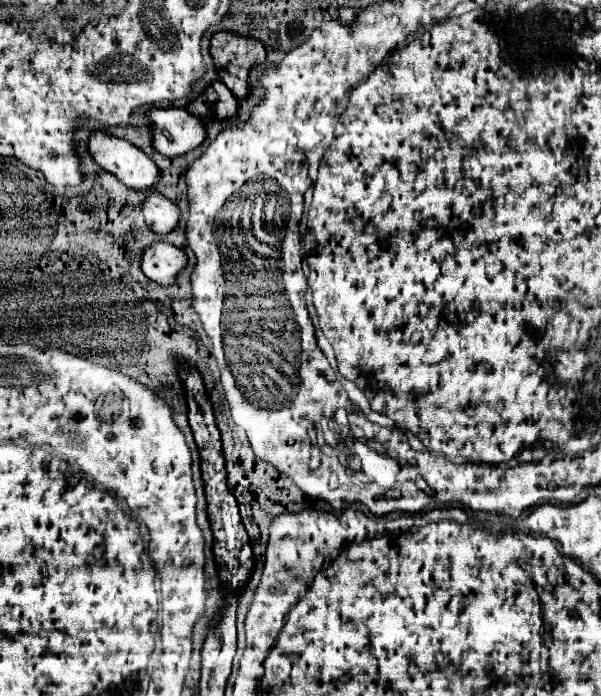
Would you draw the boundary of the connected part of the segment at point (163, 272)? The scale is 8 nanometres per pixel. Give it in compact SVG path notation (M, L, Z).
M161 241L151 243L143 249L141 269L151 281L159 285L173 285L177 273L181 271L181 267L185 267L185 263L187 255L183 253L183 249L175 247L173 243Z

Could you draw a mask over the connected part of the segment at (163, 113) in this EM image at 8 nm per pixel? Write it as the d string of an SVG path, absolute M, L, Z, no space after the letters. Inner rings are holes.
M149 109L145 119L151 121L151 137L153 147L167 157L179 157L195 147L199 147L205 139L203 123L187 113L187 109Z

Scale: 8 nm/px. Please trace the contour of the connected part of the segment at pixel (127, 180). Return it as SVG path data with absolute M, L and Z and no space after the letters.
M91 131L87 149L105 171L113 173L131 189L151 189L159 179L159 169L153 159L127 139L119 139L105 131Z

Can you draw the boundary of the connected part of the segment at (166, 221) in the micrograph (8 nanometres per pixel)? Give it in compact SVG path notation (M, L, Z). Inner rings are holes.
M161 193L147 195L145 201L141 203L141 209L147 225L157 233L171 231L179 221L179 207Z

